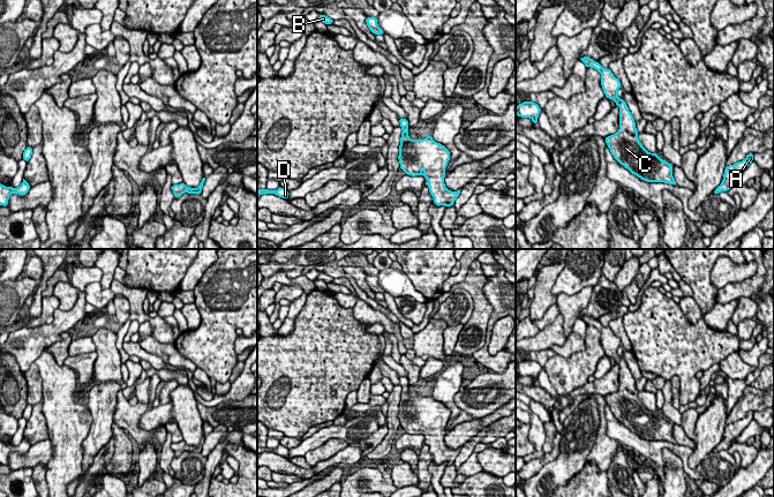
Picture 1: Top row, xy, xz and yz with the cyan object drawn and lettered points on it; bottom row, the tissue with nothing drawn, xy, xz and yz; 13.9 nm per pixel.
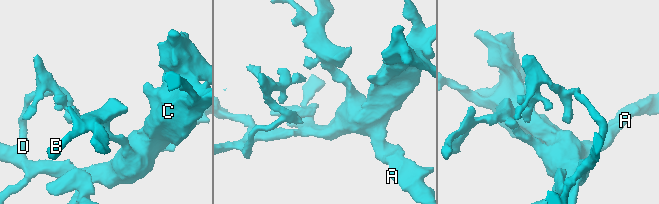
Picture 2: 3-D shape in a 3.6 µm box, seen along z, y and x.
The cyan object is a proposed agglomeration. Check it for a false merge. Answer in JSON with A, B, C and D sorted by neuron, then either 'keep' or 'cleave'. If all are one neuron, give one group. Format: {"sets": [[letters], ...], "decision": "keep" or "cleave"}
{"sets": [["A", "B", "C", "D"]], "decision": "keep"}

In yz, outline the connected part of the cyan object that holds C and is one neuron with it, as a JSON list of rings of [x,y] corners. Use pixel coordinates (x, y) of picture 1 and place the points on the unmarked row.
[[[589,315],[579,316],[586,326],[594,326],[601,332],[601,344],[606,356],[613,357],[619,366],[619,387],[616,392],[604,396],[614,416],[646,440],[664,440],[677,444],[672,435],[672,423],[661,417],[657,412],[648,411],[638,397],[636,379],[626,361],[617,353],[622,341],[609,326],[603,326]]]

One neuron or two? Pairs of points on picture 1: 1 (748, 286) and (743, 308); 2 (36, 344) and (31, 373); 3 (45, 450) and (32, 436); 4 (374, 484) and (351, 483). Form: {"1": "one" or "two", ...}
{"1": "two", "2": "two", "3": "two", "4": "one"}

